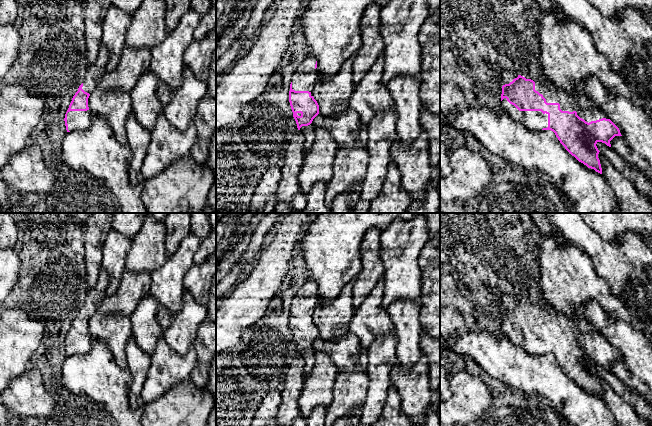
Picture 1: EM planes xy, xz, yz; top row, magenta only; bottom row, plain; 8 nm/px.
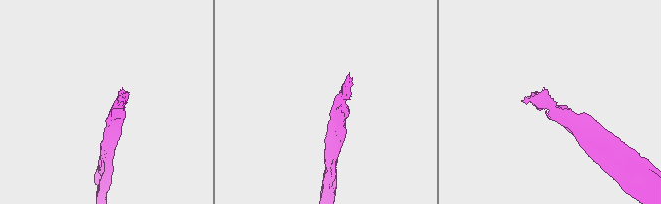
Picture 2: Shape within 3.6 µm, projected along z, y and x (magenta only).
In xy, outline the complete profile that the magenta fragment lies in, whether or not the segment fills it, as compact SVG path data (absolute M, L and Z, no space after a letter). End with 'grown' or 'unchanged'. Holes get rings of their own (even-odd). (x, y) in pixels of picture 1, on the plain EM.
M101 269L98 281L91 290L83 307L72 322L69 332L65 338L65 350L67 356L86 354L92 347L92 338L88 331L88 322L97 312L102 300L106 297L109 278L105 269Z | grown

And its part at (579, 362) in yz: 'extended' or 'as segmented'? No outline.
extended

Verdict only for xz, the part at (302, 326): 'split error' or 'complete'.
split error

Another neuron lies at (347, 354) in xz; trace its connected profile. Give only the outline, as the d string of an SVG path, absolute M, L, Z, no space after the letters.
M350 332L342 338L333 340L318 338L312 347L316 353L327 354L339 373L367 371L367 349L364 349L358 338Z

